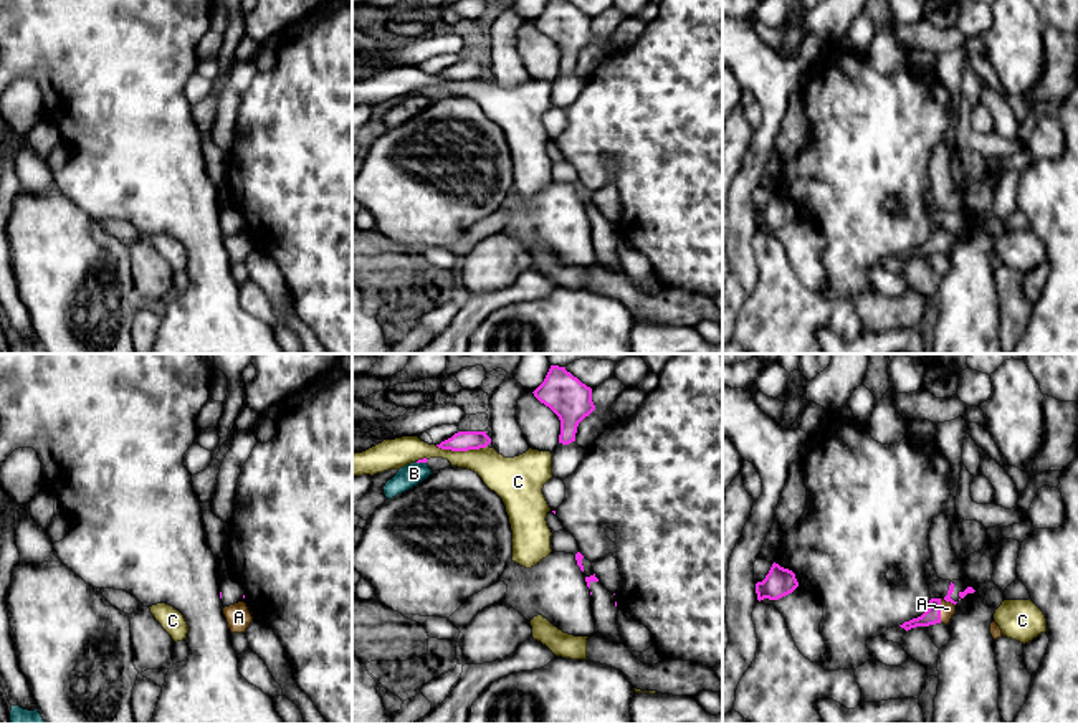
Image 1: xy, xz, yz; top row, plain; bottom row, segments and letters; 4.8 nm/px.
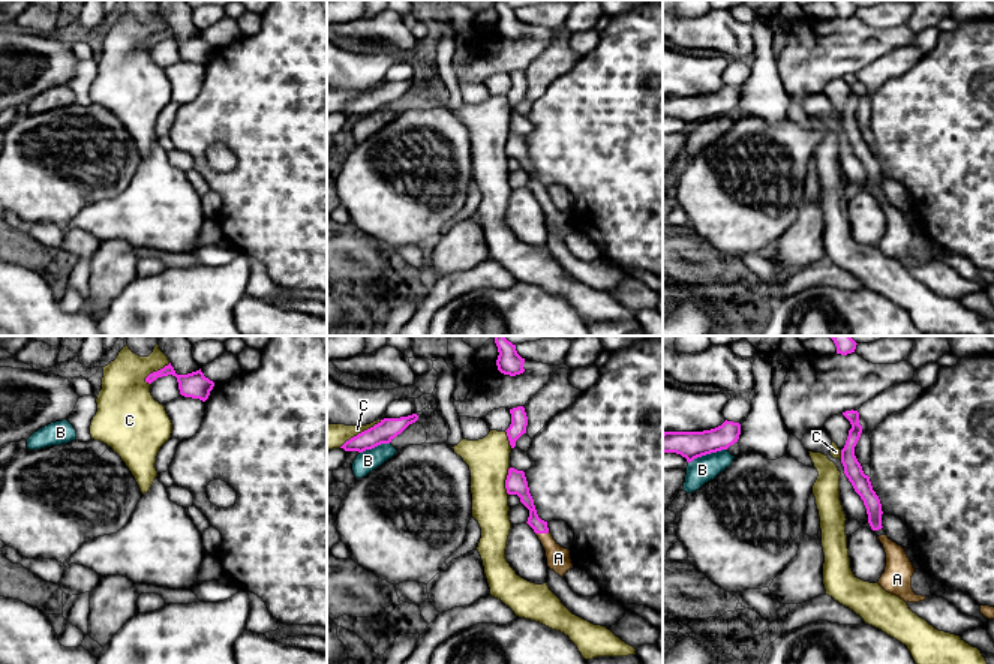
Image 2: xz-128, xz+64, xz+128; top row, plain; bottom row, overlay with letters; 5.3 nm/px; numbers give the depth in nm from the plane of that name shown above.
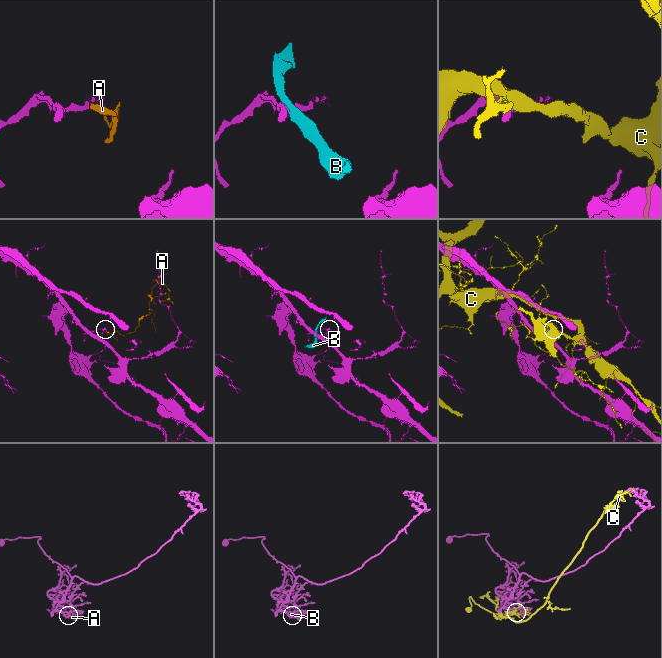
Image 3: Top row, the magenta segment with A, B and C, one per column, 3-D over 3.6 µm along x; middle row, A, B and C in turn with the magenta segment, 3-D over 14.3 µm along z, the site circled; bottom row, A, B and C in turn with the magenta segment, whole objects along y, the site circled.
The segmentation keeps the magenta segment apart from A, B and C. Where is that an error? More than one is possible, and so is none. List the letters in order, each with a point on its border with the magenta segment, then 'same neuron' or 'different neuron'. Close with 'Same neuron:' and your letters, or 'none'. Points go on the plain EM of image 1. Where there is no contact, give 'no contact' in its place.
A: meets magenta in yz at (939, 235); same neuron
B: meets magenta in xz at (420, 91); different neuron
C: meets magenta in xz at (462, 80); different neuron
Same neuron: A

